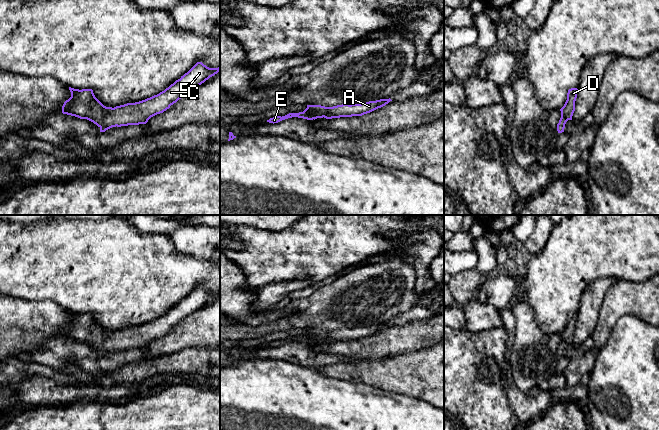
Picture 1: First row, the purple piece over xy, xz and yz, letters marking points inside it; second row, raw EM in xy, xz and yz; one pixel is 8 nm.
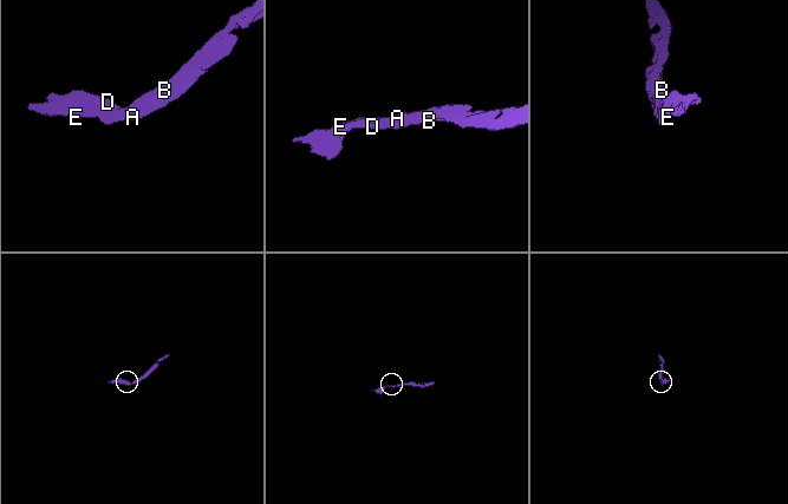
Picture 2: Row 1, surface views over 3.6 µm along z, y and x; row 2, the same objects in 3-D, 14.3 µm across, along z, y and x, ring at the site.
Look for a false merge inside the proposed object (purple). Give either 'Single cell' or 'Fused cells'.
Single cell

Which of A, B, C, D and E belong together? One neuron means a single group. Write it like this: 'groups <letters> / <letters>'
groups A B C D E

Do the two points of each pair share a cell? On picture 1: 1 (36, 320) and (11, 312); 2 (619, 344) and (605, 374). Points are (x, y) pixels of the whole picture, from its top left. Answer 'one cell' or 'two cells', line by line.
1: one cell
2: one cell

